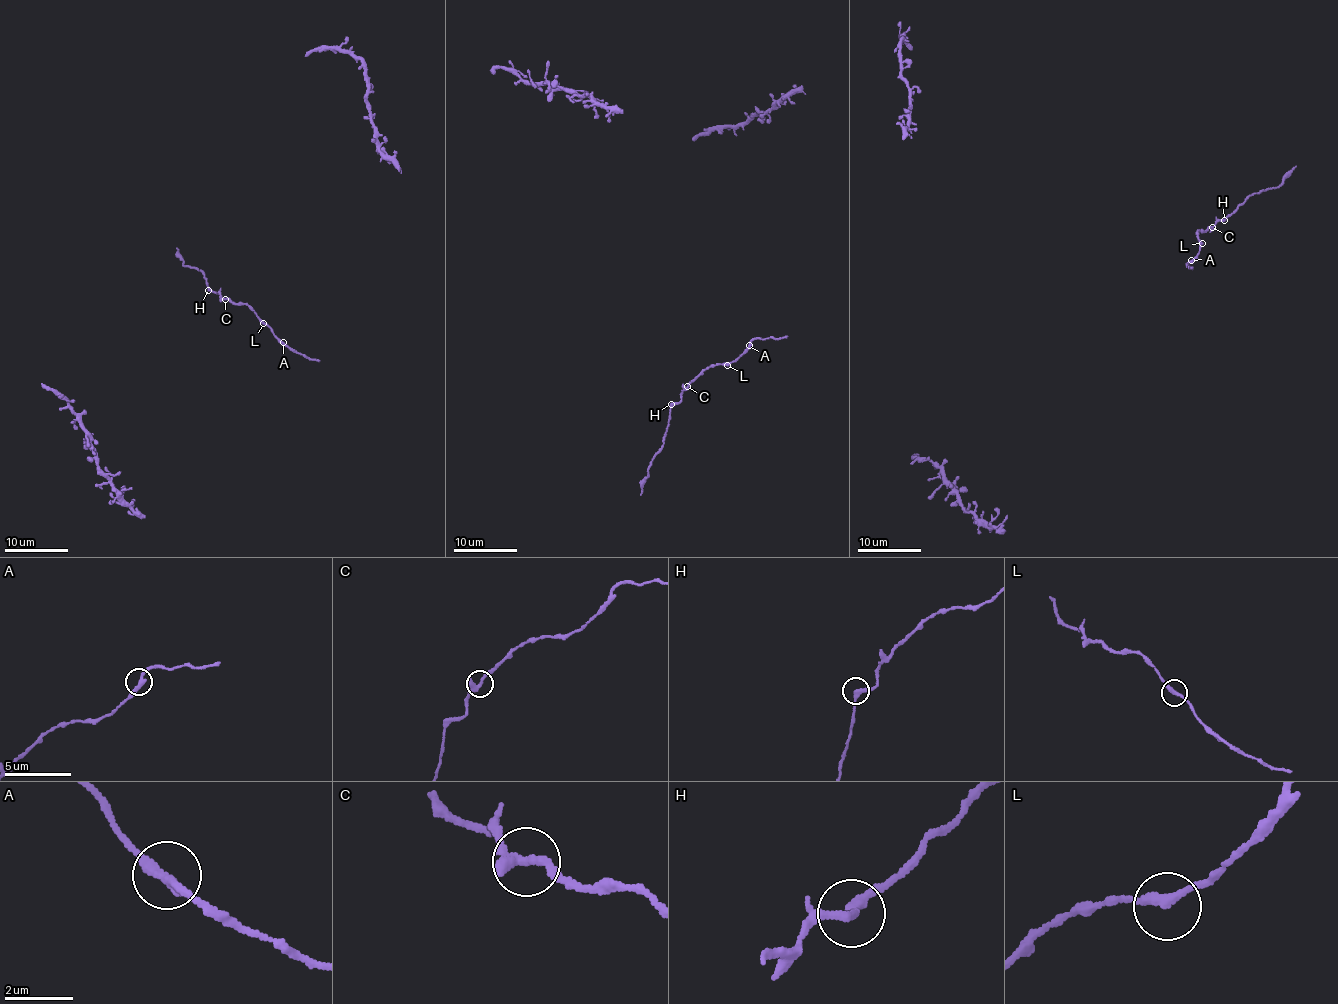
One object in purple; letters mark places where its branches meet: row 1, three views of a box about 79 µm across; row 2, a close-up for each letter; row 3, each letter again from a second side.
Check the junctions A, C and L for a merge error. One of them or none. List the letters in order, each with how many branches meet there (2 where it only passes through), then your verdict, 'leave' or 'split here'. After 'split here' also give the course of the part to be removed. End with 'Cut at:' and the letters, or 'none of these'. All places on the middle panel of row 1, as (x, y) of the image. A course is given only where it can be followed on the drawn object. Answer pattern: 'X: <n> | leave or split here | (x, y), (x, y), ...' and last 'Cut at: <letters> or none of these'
A: 2 | leave
C: 2 | leave
L: 2 | leave
Cut at: none of these

